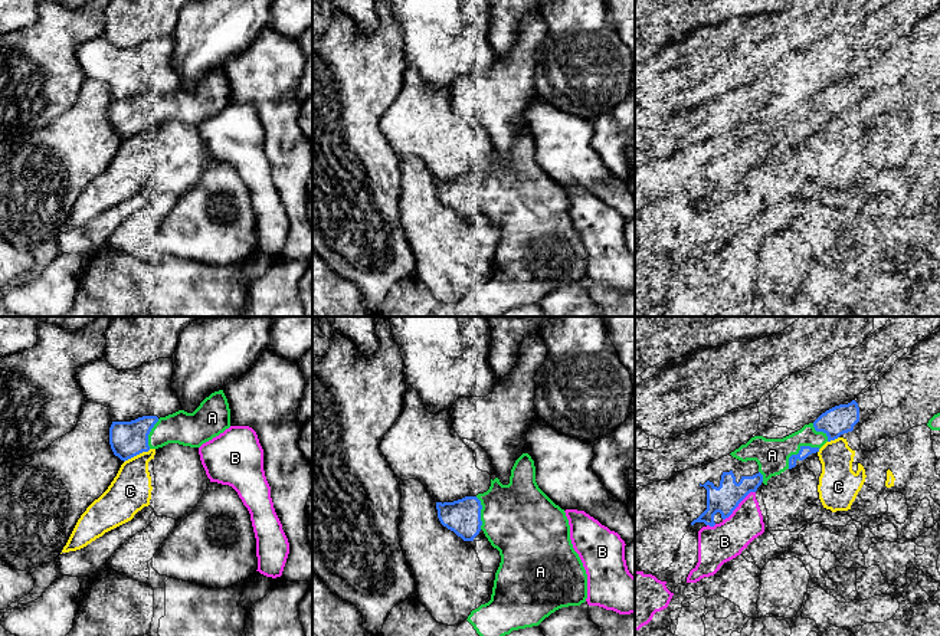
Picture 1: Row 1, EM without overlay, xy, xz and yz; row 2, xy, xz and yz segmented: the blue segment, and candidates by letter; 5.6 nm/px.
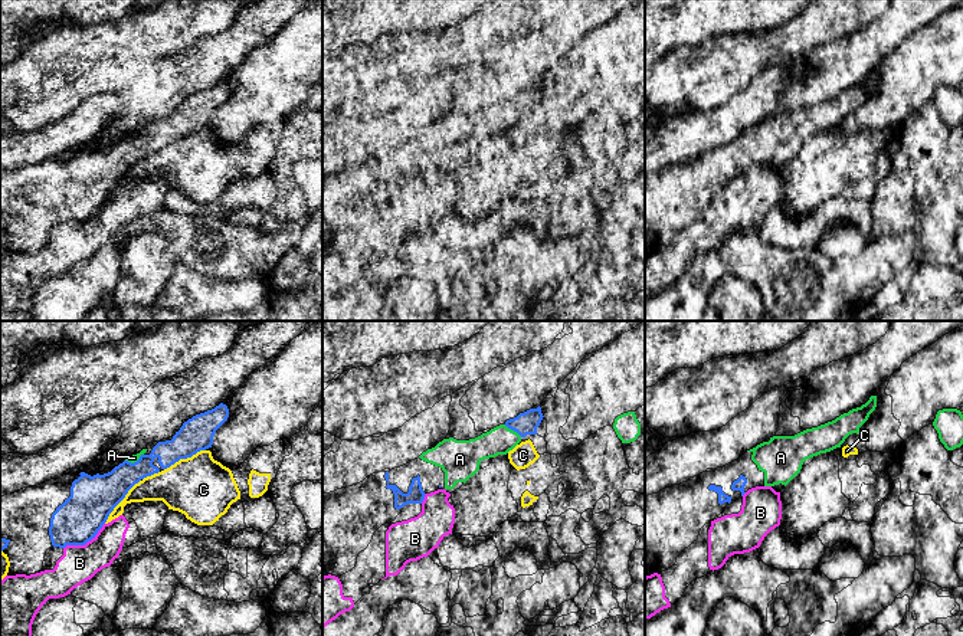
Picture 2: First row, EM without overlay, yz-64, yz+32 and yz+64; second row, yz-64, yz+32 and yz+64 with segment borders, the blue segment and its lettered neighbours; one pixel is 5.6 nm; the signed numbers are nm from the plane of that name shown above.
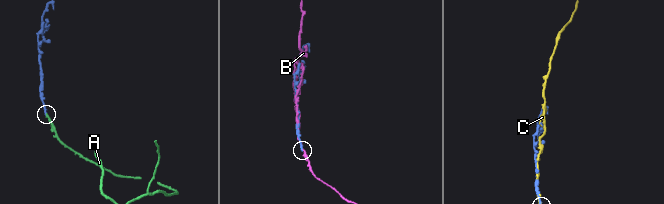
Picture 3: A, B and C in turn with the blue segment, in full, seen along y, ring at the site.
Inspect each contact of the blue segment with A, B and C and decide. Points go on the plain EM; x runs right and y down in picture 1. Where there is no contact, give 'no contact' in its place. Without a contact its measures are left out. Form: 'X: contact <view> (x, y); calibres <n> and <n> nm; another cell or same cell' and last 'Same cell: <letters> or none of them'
A: contact yz (799, 128); calibres 60 and 190 nm; same cell
B: contact yz (737, 183); calibres 160 and 220 nm; another cell
C: contact xy (137, 131); calibres 200 and 240 nm; another cell
Same cell: A

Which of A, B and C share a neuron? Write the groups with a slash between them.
A / B / C

